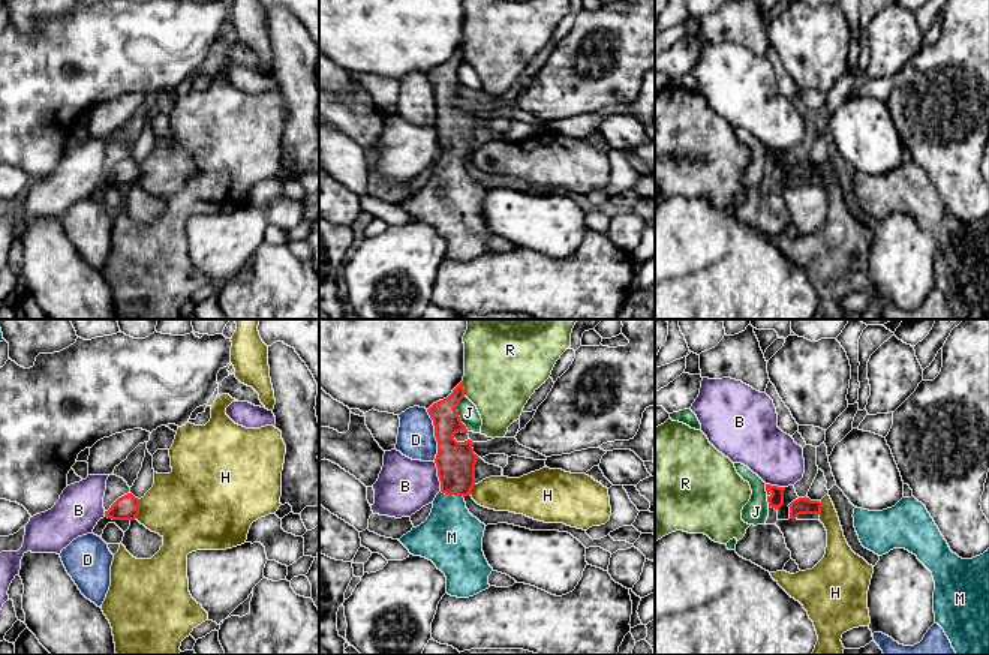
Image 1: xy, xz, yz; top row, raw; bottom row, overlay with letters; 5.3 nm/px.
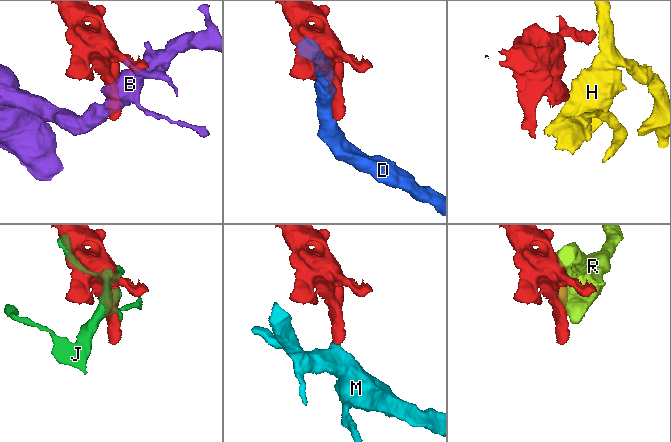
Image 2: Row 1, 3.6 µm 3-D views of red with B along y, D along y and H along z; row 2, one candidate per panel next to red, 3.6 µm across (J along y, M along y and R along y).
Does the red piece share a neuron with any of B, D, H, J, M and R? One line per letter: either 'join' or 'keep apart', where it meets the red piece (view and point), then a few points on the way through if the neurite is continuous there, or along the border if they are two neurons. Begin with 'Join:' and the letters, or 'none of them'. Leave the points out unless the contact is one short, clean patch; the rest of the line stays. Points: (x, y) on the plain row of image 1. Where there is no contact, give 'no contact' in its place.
Join: M
B: keep apart | xz (438, 140)
D: keep apart | xz (435, 99)
H: keep apart | xy (138, 173) | along xy (140, 164), (140, 177), (135, 182)
J: keep apart | xz (457, 78)
M: join | xz (453, 158) | across xz (456, 126), (453, 158), (451, 201)
R: keep apart | xz (463, 53)

